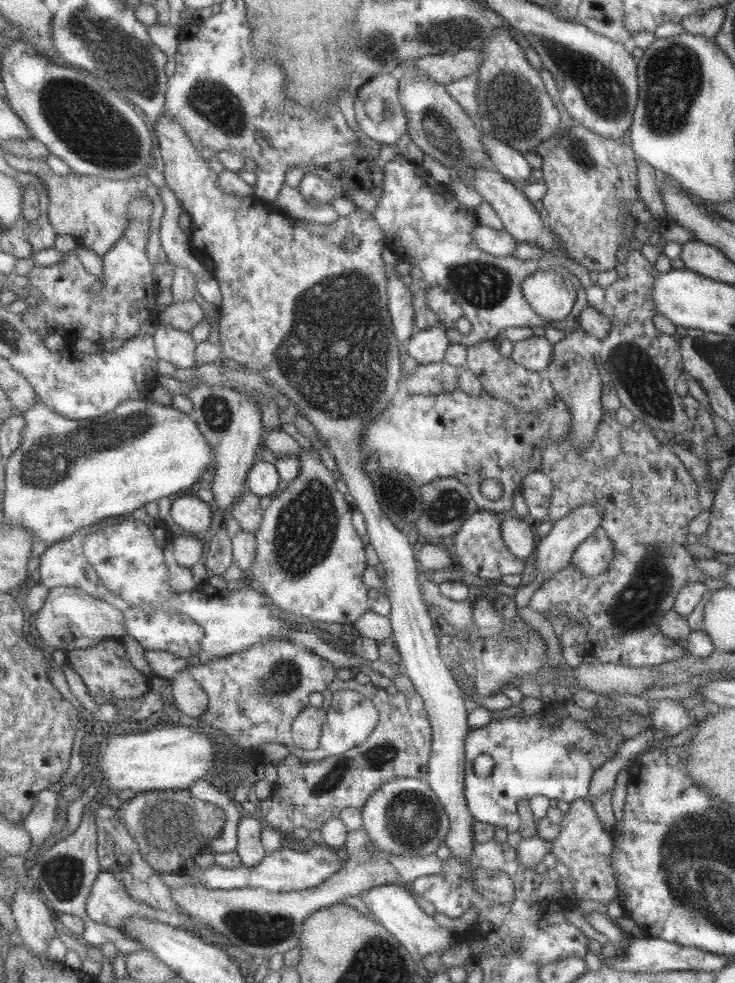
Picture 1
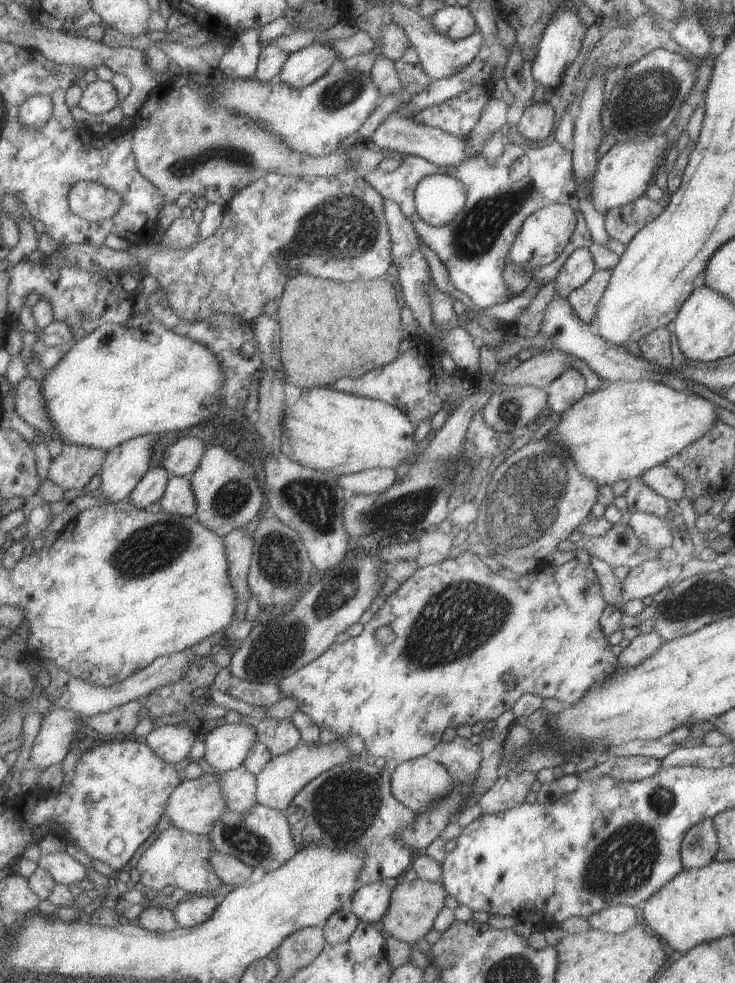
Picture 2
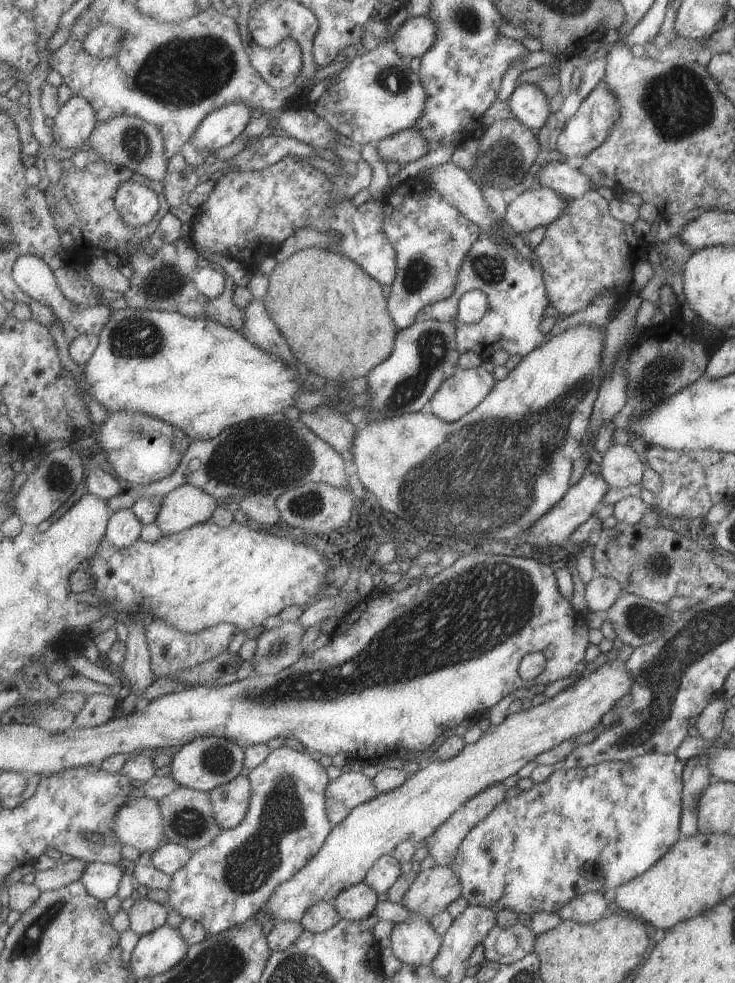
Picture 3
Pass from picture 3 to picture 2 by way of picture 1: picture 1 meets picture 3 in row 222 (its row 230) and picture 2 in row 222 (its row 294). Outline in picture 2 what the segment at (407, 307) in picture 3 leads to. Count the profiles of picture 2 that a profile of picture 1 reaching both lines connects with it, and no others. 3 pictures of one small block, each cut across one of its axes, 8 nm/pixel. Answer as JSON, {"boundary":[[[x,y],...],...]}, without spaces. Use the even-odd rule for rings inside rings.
{"boundary":[[[556,141],[543,148],[508,143],[504,154],[495,164],[491,164],[485,156],[479,155],[461,162],[459,166],[445,168],[432,164],[425,158],[407,155],[401,166],[393,172],[377,168],[367,172],[364,177],[382,194],[385,201],[393,200],[401,206],[403,213],[415,224],[422,242],[447,268],[452,285],[471,299],[474,308],[486,309],[495,304],[509,302],[514,297],[505,278],[507,256],[510,256],[511,248],[514,248],[523,224],[535,212],[551,204],[561,203],[571,206],[578,218],[576,234],[560,259],[533,270],[533,276],[539,281],[540,287],[549,284],[551,280],[558,280],[563,266],[575,250],[580,247],[588,248],[592,244],[587,220],[579,208],[579,184],[574,166],[573,150],[565,148],[561,142]],[[442,173],[453,176],[469,186],[468,200],[463,211],[453,218],[453,222],[437,228],[427,224],[419,216],[415,206],[415,188],[423,178]]]}

